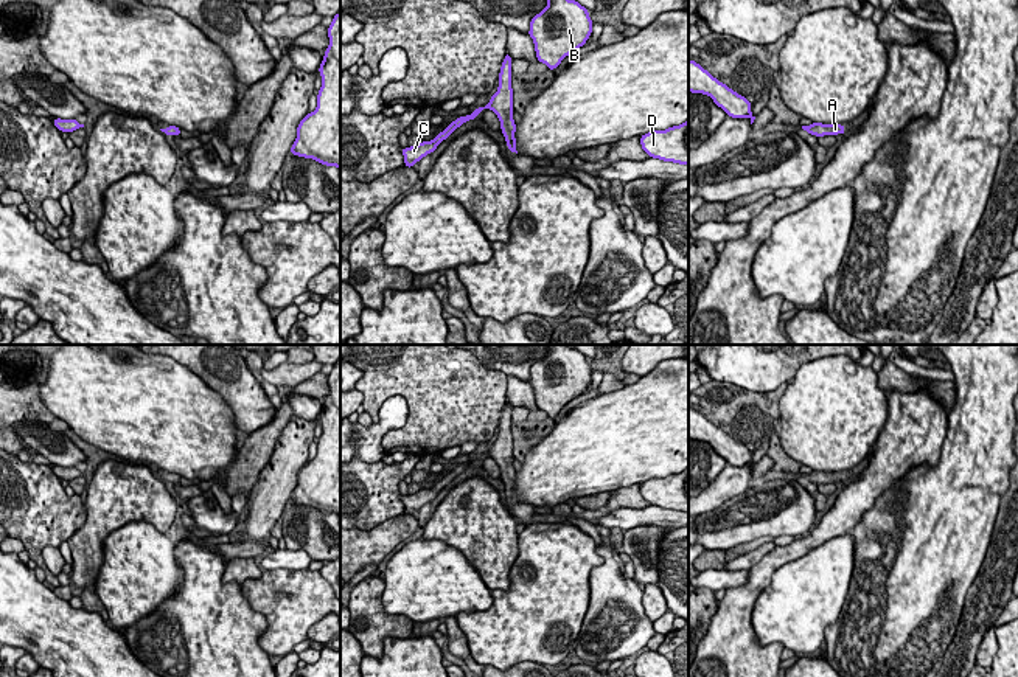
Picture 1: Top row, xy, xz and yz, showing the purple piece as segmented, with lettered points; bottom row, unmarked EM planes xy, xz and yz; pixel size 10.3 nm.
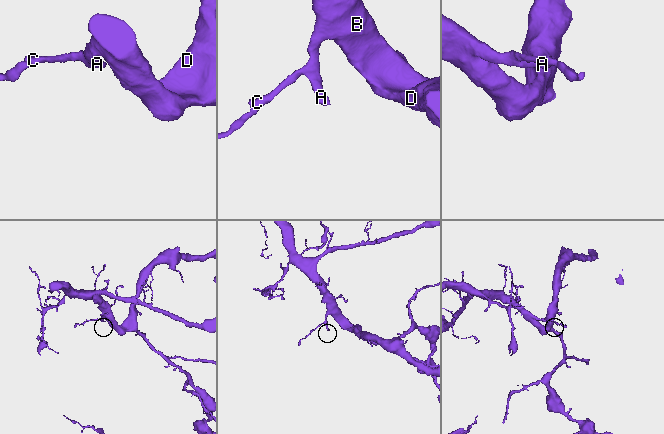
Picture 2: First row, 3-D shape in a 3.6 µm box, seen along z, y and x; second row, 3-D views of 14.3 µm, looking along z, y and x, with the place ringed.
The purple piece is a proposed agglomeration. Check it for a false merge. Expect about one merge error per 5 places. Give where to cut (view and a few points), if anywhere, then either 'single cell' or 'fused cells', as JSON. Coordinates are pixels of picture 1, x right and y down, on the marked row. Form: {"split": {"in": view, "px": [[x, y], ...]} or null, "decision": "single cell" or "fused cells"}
{"split": null, "decision": "single cell"}

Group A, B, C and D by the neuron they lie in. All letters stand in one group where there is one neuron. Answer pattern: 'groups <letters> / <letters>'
groups A B C D

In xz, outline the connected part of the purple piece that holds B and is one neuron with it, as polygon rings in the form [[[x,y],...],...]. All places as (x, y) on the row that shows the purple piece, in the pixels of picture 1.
[[[547,0],[547,6],[530,20],[527,33],[535,43],[536,59],[555,70],[561,61],[586,45],[594,22],[575,0]]]

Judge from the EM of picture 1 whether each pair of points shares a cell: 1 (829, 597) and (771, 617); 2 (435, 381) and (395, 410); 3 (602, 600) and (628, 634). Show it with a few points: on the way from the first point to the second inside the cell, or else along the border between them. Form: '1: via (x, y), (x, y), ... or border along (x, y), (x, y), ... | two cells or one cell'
1: via (815, 597), (805, 597), (791, 611), (785, 612) | one cell
2: border along (400, 395), (406, 402), (407, 420), (386, 432) | two cells
3: via (610, 607), (620, 626) | one cell

